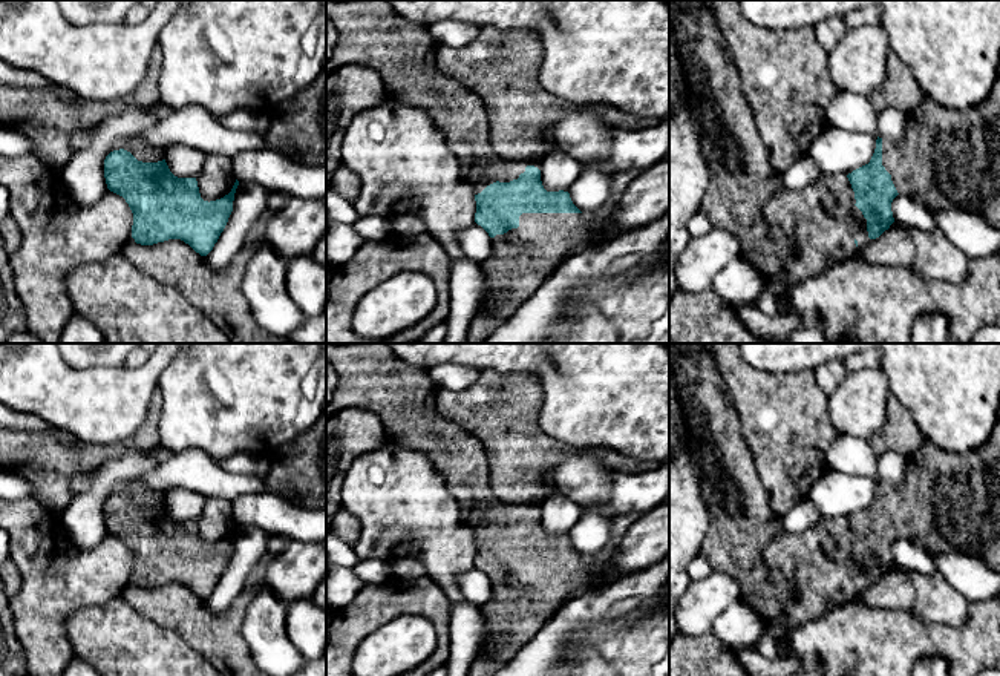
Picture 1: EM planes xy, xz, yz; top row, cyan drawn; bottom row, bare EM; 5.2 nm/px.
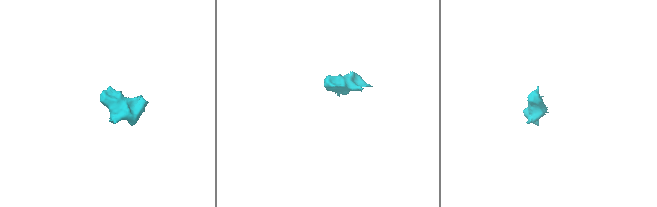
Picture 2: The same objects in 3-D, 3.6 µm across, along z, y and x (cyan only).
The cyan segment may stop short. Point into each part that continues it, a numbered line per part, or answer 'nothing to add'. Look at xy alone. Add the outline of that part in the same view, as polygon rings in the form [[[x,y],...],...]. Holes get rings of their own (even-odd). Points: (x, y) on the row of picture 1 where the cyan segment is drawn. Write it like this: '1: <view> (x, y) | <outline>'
nothing to add

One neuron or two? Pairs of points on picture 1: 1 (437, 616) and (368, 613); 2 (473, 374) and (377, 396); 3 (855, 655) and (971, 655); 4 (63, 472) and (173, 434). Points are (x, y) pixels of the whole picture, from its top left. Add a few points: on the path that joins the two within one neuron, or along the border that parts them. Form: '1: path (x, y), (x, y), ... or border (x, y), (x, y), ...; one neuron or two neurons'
1: path (420, 603), (385, 603); one neuron
2: border (428, 371), (435, 385); two neurons
3: path (884, 646), (942, 646); one neuron
4: border (163, 403), (158, 443); two neurons

